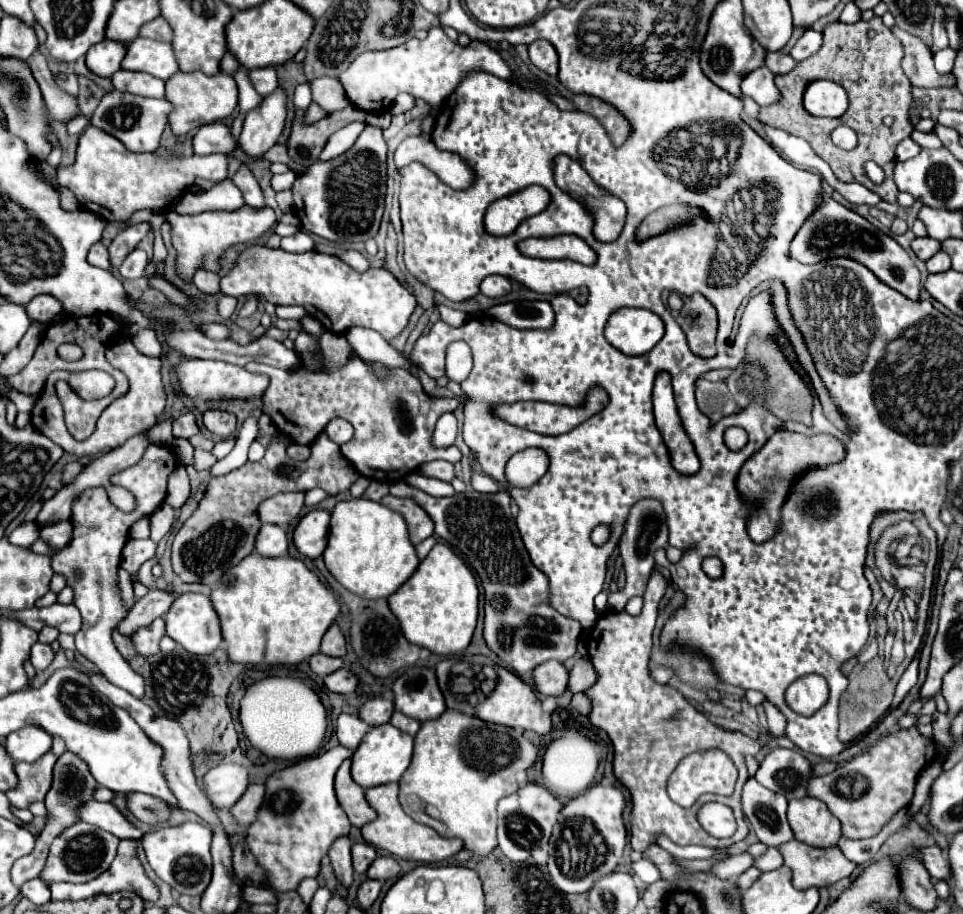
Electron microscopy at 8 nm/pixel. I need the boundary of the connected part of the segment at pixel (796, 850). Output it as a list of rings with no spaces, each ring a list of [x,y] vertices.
[[[792,839],[790,843],[782,843],[778,851],[784,857],[784,867],[790,867],[792,883],[798,889],[834,885],[856,869],[856,863],[846,859],[838,847],[818,849]]]

